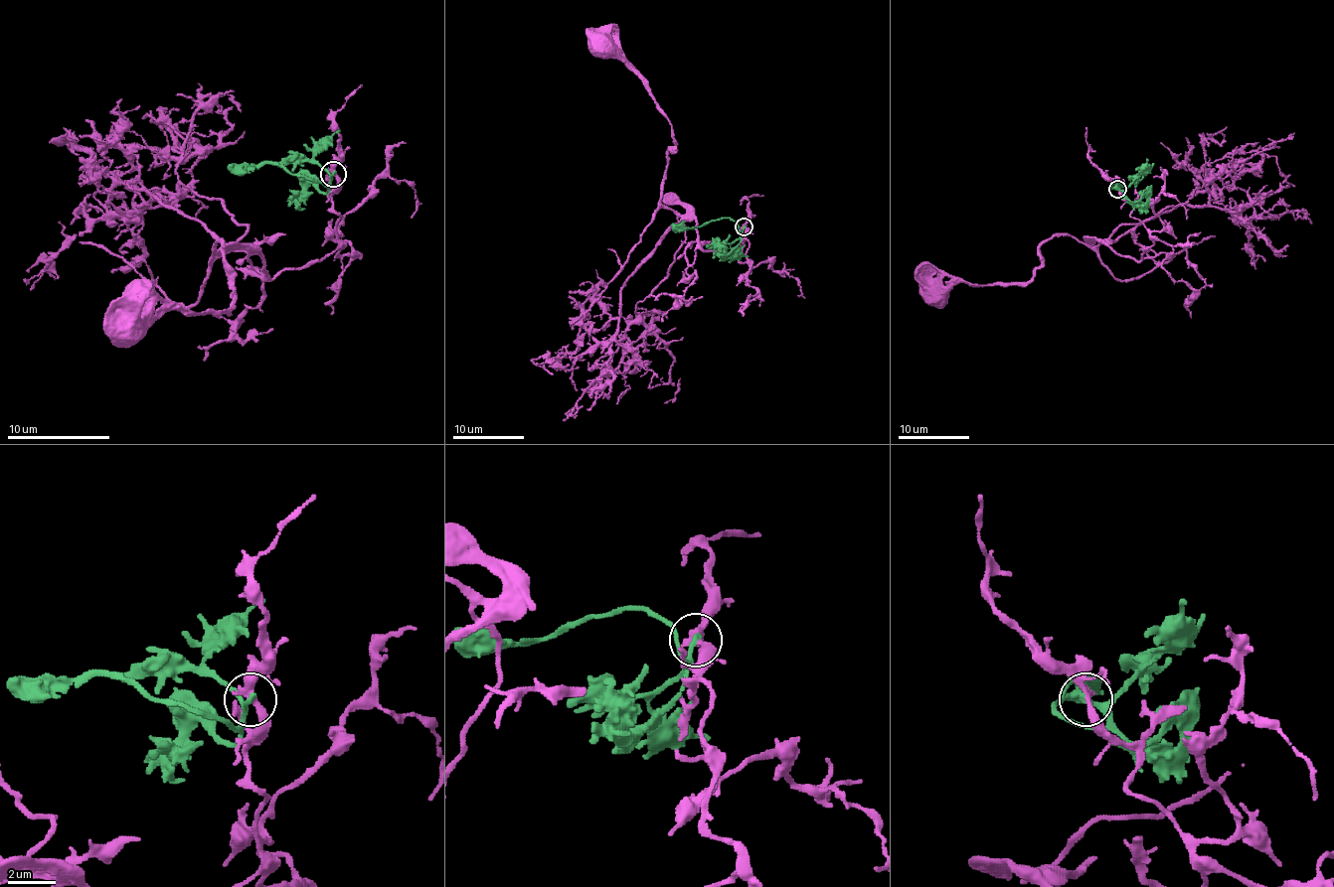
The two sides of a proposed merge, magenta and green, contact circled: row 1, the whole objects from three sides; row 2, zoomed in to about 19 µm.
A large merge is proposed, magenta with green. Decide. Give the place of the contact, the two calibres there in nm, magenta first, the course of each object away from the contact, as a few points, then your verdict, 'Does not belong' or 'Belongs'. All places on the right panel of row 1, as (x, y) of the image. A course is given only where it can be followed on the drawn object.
Place: (1117, 189). Thickness 300 nm (magenta) against 180 nm. Course of magenta: (1118, 188), (1154, 241), (1139, 261), (1095, 239), (1054, 234), (1026, 282), (956, 282), (938, 295). Course of green: (1118, 188), (1123, 194), (1121, 197), (1114, 197), (1109, 192), (1116, 181), (1118, 183), (1114, 183). Does not belong

